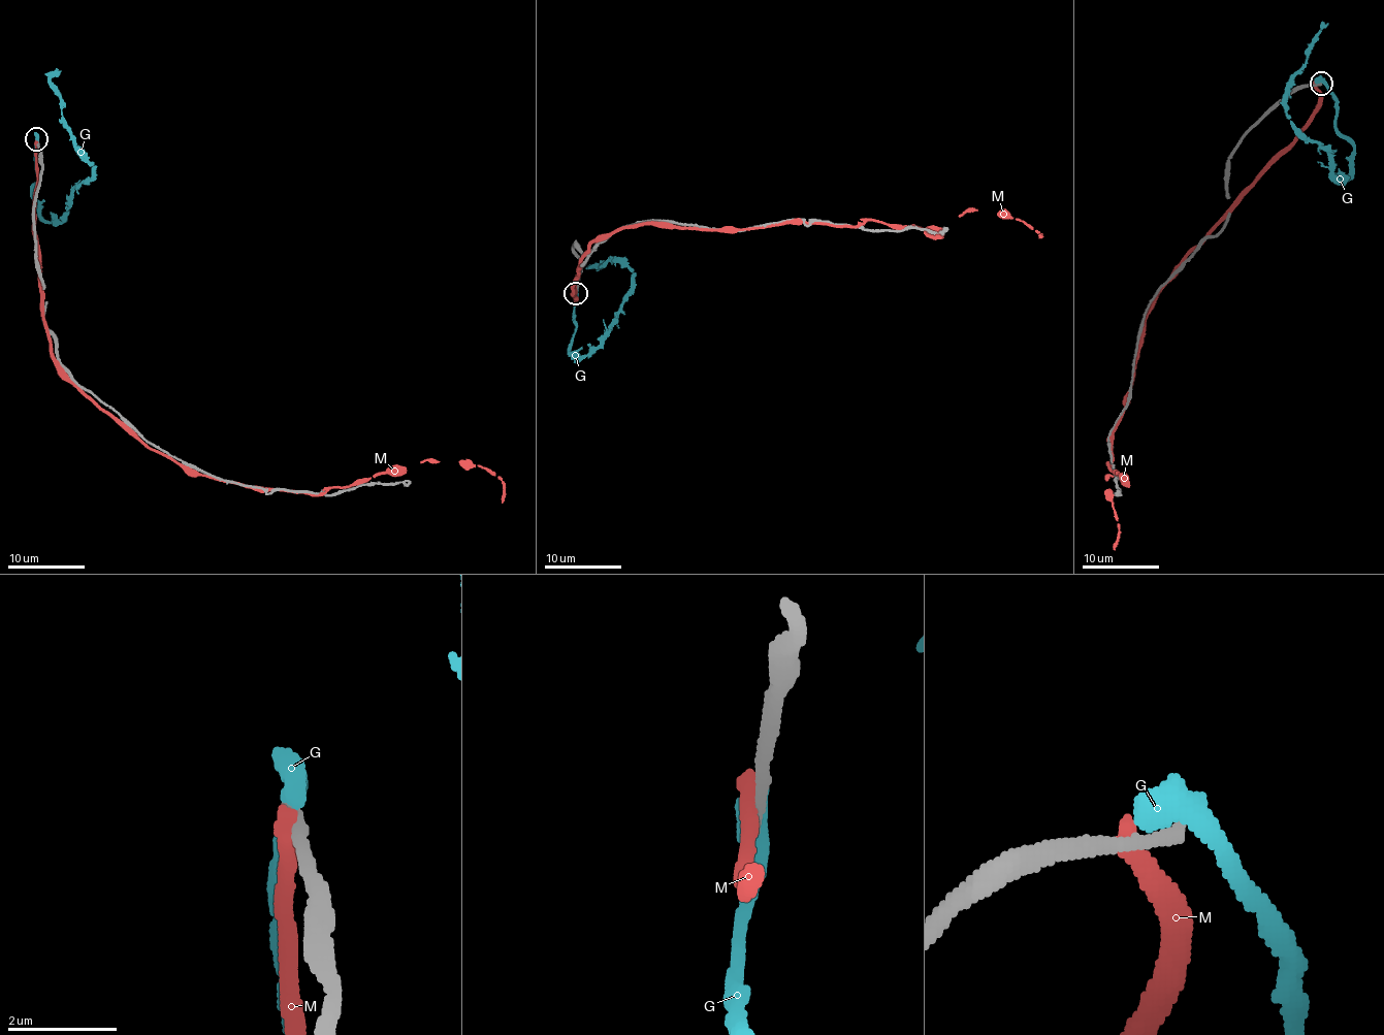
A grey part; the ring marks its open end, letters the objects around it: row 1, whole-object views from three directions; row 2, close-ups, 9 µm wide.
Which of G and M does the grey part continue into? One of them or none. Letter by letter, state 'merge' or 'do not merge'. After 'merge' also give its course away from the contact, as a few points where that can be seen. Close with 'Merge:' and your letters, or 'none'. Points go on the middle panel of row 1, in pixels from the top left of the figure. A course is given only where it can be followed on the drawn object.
G: do not merge
M: do not merge
Merge: none

